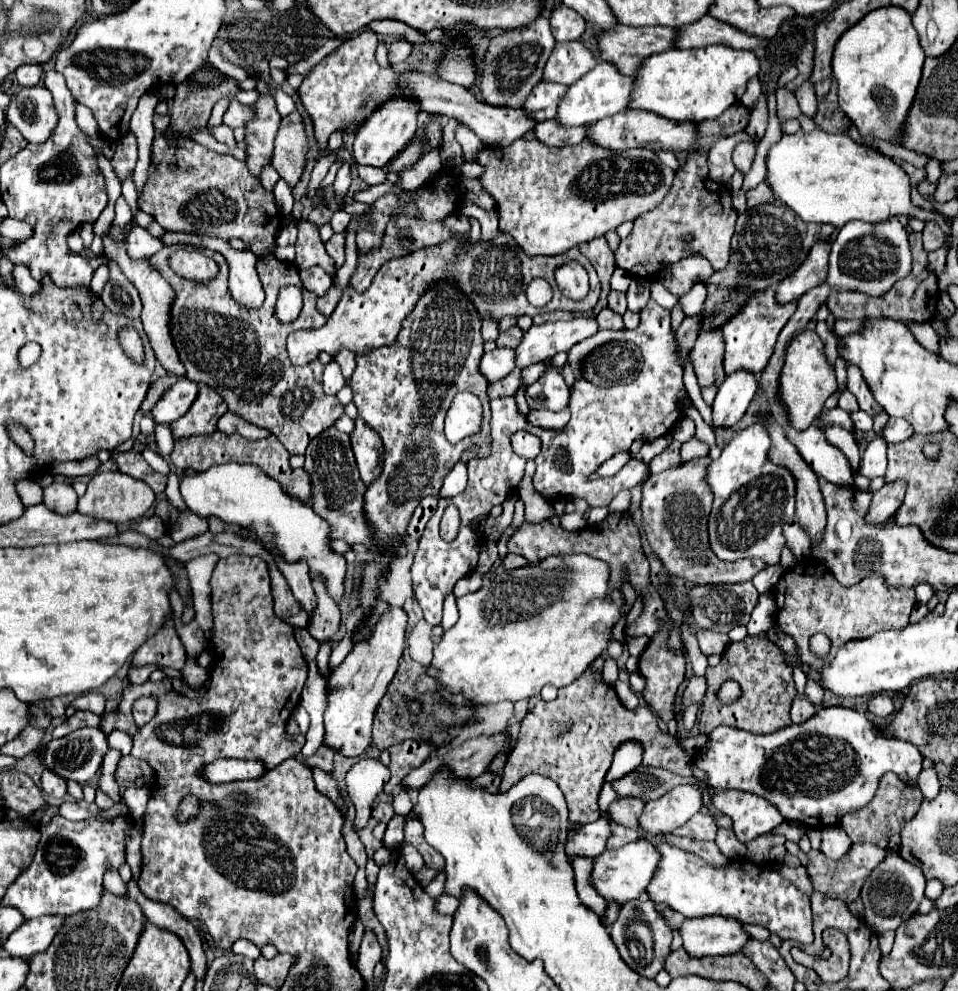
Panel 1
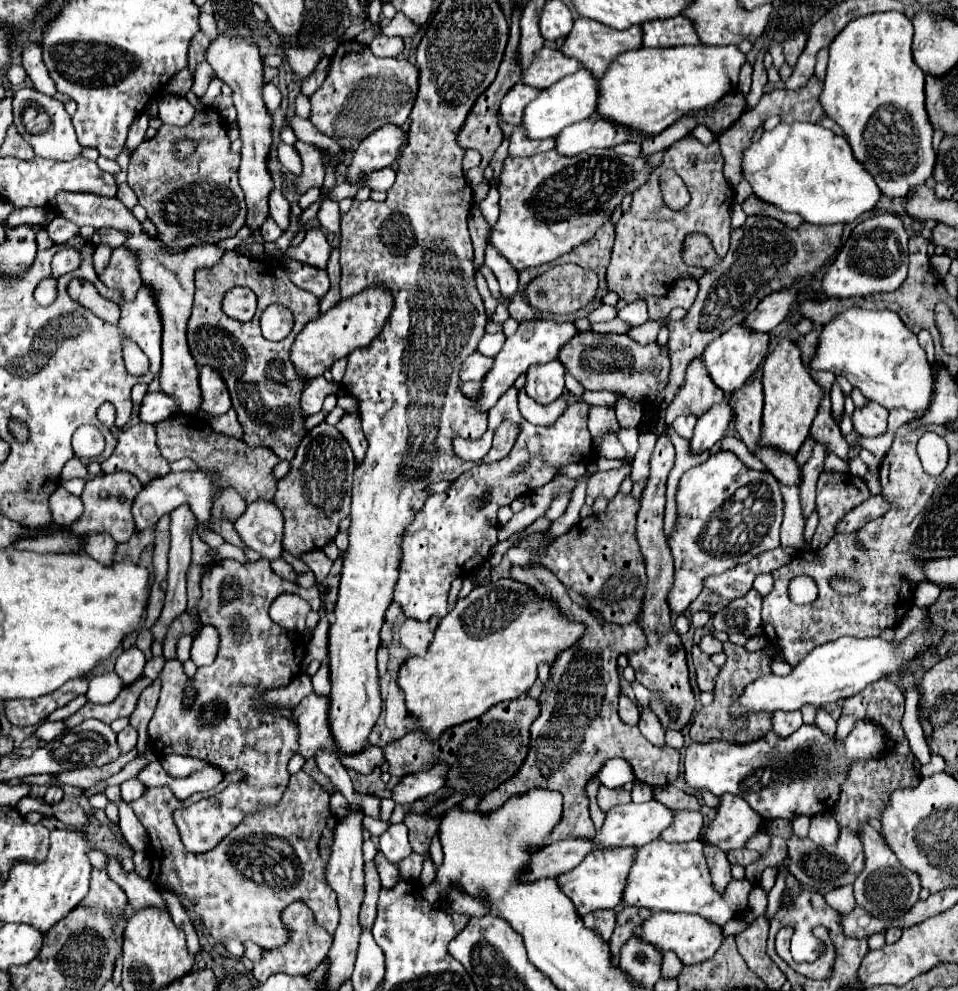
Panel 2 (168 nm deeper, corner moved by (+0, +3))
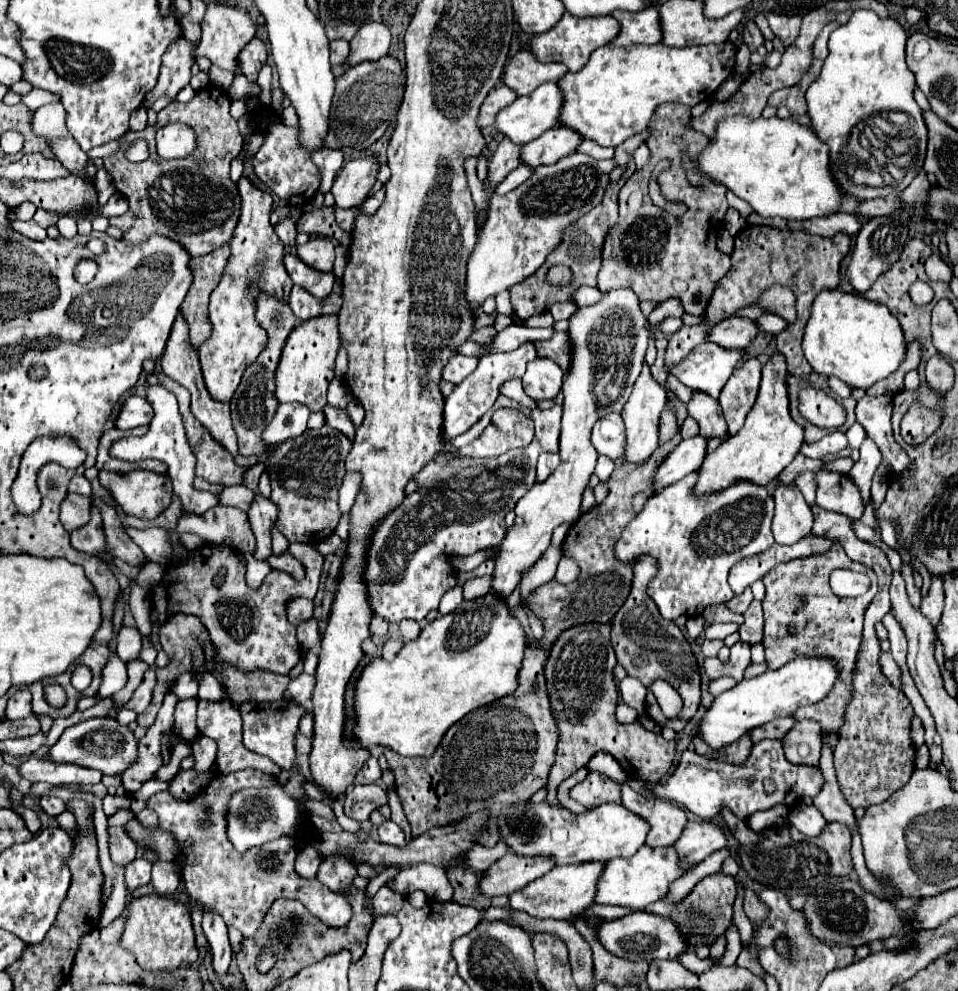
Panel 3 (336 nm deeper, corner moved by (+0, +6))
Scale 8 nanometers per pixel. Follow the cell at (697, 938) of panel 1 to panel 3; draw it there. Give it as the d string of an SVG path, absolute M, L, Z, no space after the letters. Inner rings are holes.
M633 911L621 919L605 921L599 931L599 941L605 949L609 949L613 955L629 959L629 961L653 961L653 959L679 959L683 951L687 951L687 945L683 945L683 937L679 937L679 931L675 929L675 921L669 917L659 917L655 913L647 911Z

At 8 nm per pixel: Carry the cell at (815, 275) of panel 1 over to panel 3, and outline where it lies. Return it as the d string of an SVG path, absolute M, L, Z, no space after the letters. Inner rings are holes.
M731 317L713 327L709 341L727 349L743 349L757 337L757 333L759 333L759 325L755 319Z

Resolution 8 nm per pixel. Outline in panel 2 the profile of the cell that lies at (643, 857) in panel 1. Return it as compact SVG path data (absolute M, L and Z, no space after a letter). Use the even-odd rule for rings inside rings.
M619 848L619 852L591 850L577 868L557 876L559 888L571 898L579 916L595 910L611 910L621 902L619 896L623 894L623 880L627 880L627 868L631 868L631 856L635 856L635 852L637 848Z

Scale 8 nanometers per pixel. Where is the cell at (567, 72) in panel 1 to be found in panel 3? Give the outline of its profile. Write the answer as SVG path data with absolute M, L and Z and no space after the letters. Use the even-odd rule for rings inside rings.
M529 49L519 51L505 67L505 85L517 91L517 95L533 93L541 83L559 81L567 75L567 67L559 63L539 63Z

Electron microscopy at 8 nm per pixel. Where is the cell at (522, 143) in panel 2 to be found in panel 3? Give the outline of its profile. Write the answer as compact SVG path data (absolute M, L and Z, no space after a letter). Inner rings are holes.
M507 137L499 143L499 147L493 153L493 159L489 163L489 181L491 181L493 189L495 189L495 185L499 181L503 181L503 177L509 171L513 171L513 169L517 169L521 165L519 149L521 149L521 145L515 145L513 141L507 141Z

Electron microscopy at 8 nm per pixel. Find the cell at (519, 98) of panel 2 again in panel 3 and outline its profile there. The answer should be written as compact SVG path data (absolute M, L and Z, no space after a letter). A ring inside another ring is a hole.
M505 85L499 89L493 89L487 99L481 105L481 113L477 119L479 127L489 127L495 123L495 113L499 113L499 109L505 109L511 101L515 101L517 95L511 93L511 89L507 89Z

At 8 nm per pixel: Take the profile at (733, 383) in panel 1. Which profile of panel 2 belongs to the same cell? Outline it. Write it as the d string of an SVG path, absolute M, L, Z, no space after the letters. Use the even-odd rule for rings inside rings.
M723 400L723 404L717 404L711 412L703 414L697 420L695 434L689 444L691 452L699 454L703 450L711 450L723 438L731 420L733 420L733 412L729 406L729 400Z

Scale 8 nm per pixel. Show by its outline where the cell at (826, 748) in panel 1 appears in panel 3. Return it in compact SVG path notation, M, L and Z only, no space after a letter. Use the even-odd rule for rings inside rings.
M767 739L753 745L751 755L743 765L731 765L719 759L701 757L693 749L687 749L665 785L635 779L629 779L627 783L637 793L643 793L643 789L649 785L657 797L673 801L703 819L715 817L719 813L721 803L729 805L739 819L749 819L755 811L765 811L775 805L787 805L787 797L815 797L823 787L823 781L825 779L817 765L791 765L791 761L785 759L781 741Z

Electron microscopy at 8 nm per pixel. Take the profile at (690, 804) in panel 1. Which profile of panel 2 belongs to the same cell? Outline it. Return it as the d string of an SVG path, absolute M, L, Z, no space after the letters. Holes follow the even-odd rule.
M649 800L645 804L619 804L613 806L605 812L605 822L603 826L597 830L597 834L593 836L593 844L595 848L605 848L605 850L613 850L613 848L641 848L643 844L649 844L651 840L659 838L659 832L663 832L663 828L667 828L667 824L671 824L671 816L675 812L665 808L663 804Z

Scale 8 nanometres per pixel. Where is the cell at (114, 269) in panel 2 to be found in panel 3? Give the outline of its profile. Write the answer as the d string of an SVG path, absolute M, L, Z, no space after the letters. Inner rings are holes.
M213 85L203 87L191 103L179 103L179 101L169 103L163 111L157 113L157 123L153 127L147 127L139 133L129 131L125 135L127 149L137 139L147 141L149 157L145 161L133 163L125 157L125 151L119 151L113 157L105 157L105 169L113 175L115 187L125 195L125 199L129 201L131 211L137 215L135 225L127 233L123 233L123 241L131 241L131 245L137 245L139 241L147 241L147 237L151 237L151 235L163 235L163 237L171 237L173 241L179 241L179 245L183 245L191 257L211 253L217 247L231 241L235 225L239 221L239 213L241 213L241 195L237 191L237 183L233 183L231 177L229 177L229 163L243 149L243 137L241 137L237 121L230 114L231 102L225 90L217 89ZM169 121L181 121L181 123L187 123L189 127L195 129L195 133L197 133L195 153L191 153L185 159L173 159L173 161L165 161L157 155L157 151L155 151L155 133L161 127L165 127Z

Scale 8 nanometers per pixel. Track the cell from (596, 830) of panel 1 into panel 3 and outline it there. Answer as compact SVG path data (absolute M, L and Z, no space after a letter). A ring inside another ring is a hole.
M509 853L487 869L479 887L487 897L511 895L527 883L543 877L551 867L555 867L555 861L547 861L545 857L519 857L517 853Z

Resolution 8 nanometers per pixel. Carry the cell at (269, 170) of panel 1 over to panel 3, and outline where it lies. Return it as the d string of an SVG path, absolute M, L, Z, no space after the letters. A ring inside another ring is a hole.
M289 217L281 219L281 221L275 225L275 233L279 235L279 239L281 239L285 245L295 247L295 235L297 235L297 231L295 231L295 223L293 223Z

